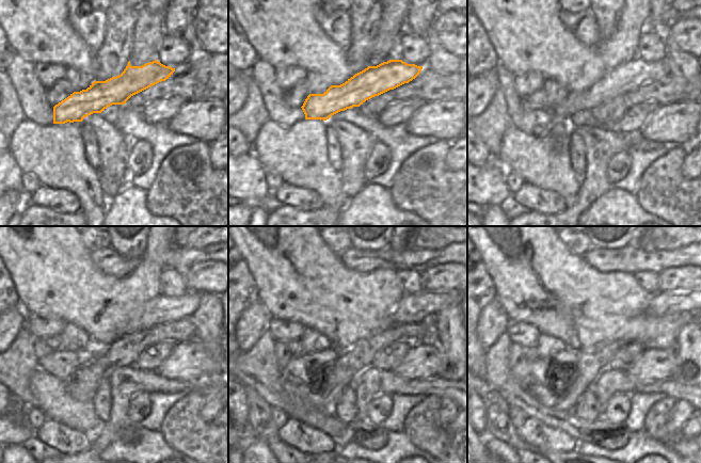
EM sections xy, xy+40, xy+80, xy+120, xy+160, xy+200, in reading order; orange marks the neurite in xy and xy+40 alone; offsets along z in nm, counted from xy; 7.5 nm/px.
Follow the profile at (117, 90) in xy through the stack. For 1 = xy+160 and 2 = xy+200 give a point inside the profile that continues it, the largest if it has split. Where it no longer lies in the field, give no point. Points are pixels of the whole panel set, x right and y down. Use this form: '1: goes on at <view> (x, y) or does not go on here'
1: goes on at xy+160 (411, 308)
2: goes on at xy+200 (662, 303)

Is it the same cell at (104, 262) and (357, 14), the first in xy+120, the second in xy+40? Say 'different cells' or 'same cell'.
different cells

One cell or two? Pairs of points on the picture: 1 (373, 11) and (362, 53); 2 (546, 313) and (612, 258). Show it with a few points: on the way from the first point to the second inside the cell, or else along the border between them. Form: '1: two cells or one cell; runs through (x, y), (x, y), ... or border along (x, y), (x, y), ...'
1: one cell; runs through (364, 21), (362, 43)
2: two cells; border along (582, 256), (590, 266), (601, 272), (623, 271)

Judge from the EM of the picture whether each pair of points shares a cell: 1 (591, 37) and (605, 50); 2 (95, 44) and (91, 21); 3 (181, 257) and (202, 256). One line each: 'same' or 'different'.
1: different
2: same
3: same

